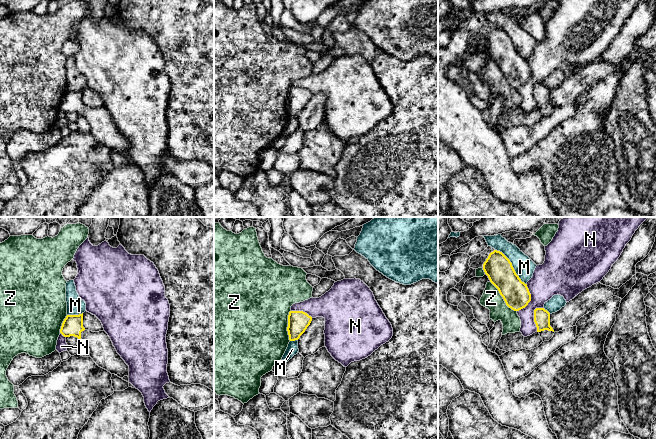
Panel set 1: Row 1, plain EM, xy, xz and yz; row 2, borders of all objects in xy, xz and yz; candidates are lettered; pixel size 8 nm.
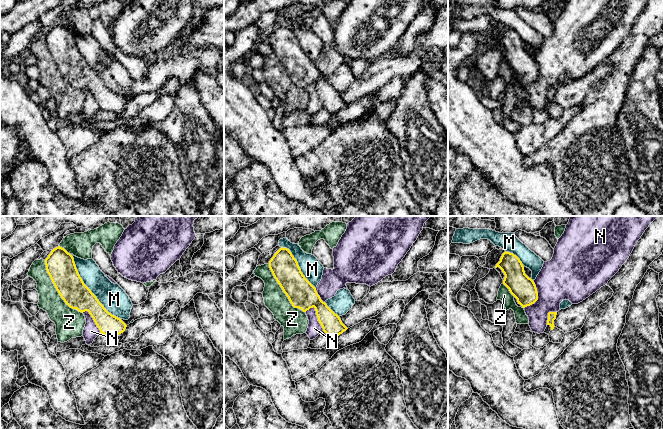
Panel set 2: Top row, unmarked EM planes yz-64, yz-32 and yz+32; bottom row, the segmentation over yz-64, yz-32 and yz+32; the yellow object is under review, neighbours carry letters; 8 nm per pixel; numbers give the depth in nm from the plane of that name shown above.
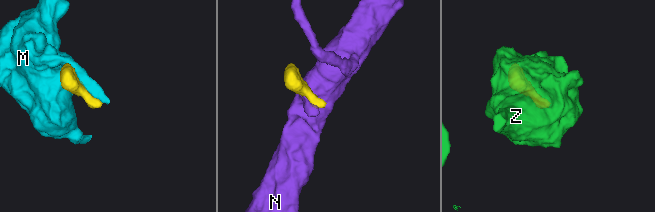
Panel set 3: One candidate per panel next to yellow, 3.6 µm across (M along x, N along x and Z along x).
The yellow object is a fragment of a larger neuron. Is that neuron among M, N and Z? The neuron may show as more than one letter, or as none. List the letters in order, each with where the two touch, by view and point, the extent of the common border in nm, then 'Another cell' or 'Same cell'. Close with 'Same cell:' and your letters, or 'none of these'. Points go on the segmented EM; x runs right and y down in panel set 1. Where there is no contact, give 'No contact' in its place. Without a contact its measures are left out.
M: Touches yellow at yz (512, 266). Shared border 380 nm. Another cell
N: Touches yellow at yz (530, 299). Shared border 240 nm. Another cell
Z: Touches yellow at yz (503, 298). Shared border 340 nm. Another cell
Same cell: none of these

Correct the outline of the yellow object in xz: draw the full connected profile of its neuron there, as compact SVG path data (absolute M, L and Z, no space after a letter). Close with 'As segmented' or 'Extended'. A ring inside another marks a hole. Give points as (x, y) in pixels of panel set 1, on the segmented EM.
M290 311L288 315L288 335L290 341L295 341L310 325L312 317L303 311Z. As segmented

